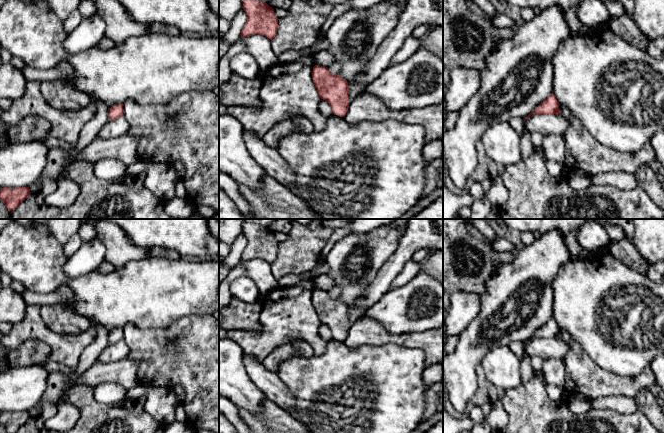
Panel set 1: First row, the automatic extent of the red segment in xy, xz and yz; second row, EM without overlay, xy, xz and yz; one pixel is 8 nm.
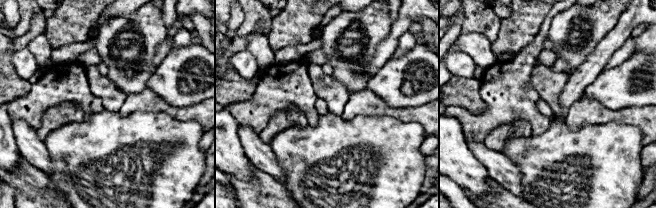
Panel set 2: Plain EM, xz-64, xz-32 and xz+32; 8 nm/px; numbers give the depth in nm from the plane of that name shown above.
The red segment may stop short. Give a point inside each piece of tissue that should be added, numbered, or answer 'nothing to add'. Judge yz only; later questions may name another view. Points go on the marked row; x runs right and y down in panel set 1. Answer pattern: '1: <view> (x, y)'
nothing to add

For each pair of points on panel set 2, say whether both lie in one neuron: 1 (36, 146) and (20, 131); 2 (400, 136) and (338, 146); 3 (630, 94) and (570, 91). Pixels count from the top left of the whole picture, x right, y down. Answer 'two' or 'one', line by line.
1: one
2: one
3: two

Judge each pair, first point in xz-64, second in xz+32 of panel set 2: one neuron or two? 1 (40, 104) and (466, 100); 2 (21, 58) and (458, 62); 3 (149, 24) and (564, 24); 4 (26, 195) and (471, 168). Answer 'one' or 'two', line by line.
1: two
2: one
3: one
4: two

